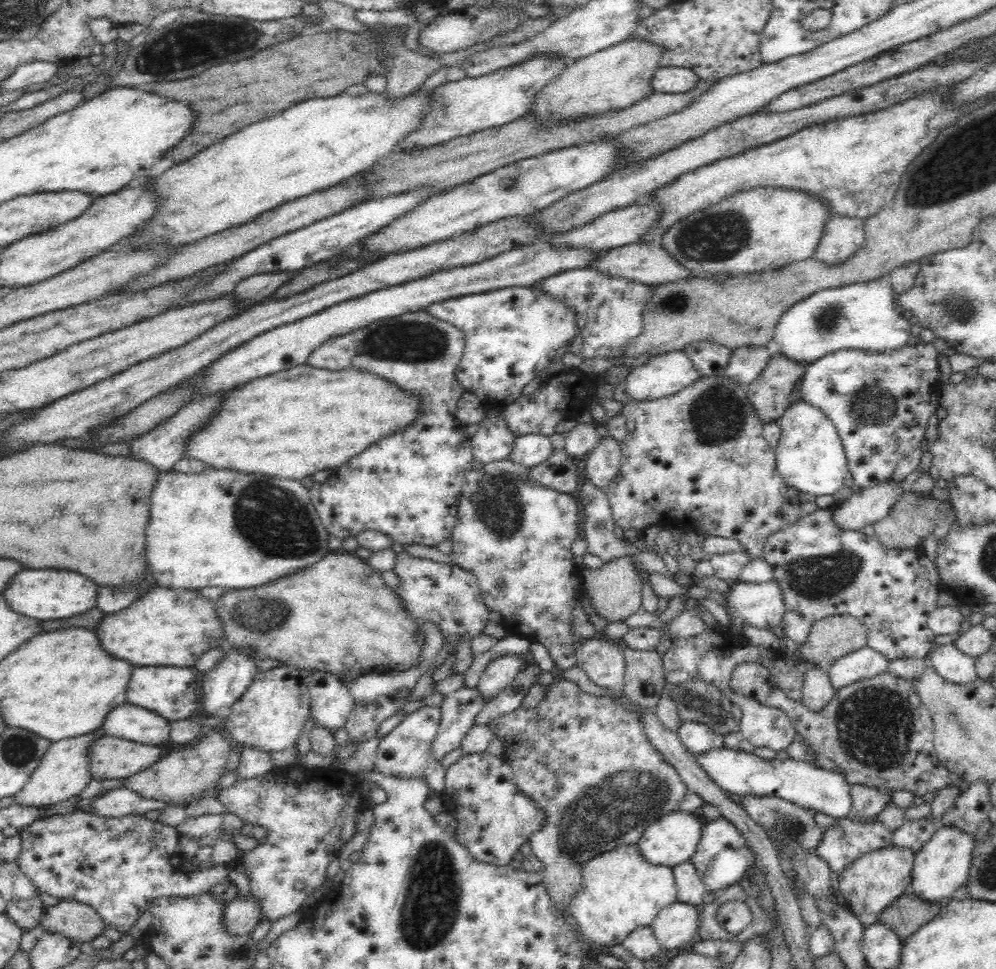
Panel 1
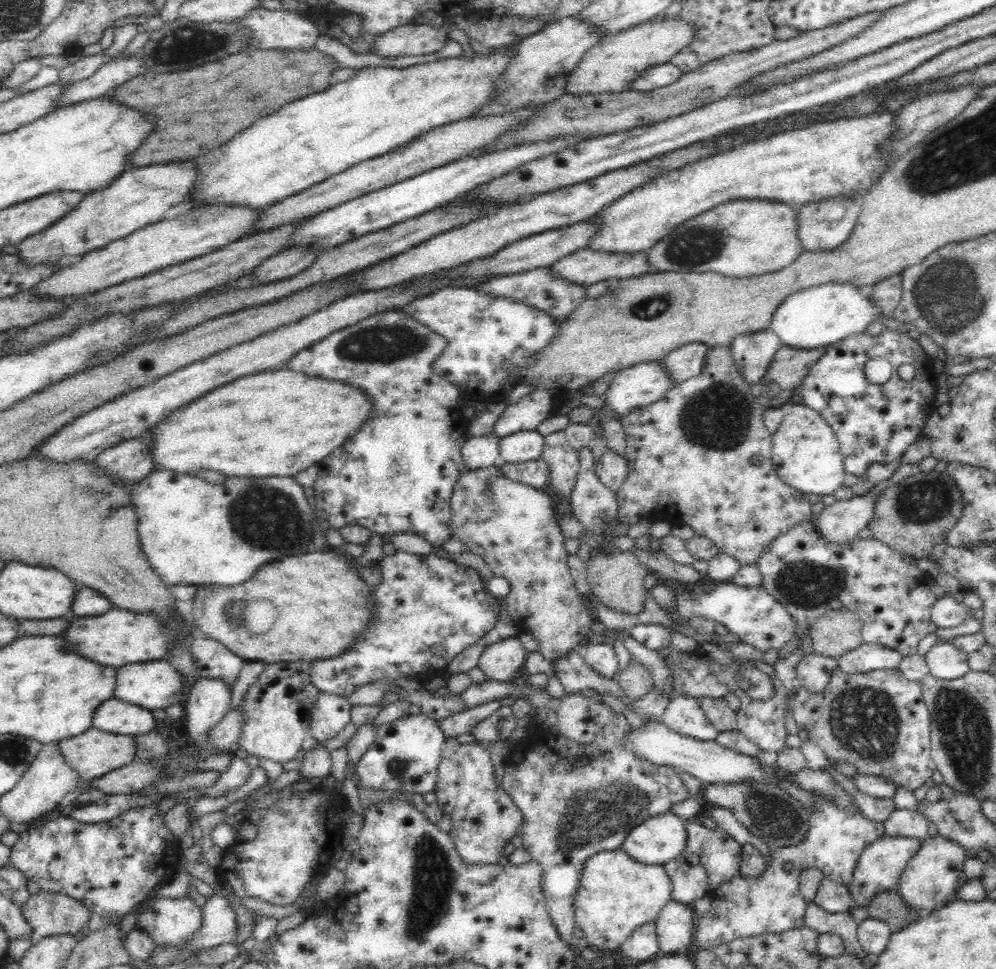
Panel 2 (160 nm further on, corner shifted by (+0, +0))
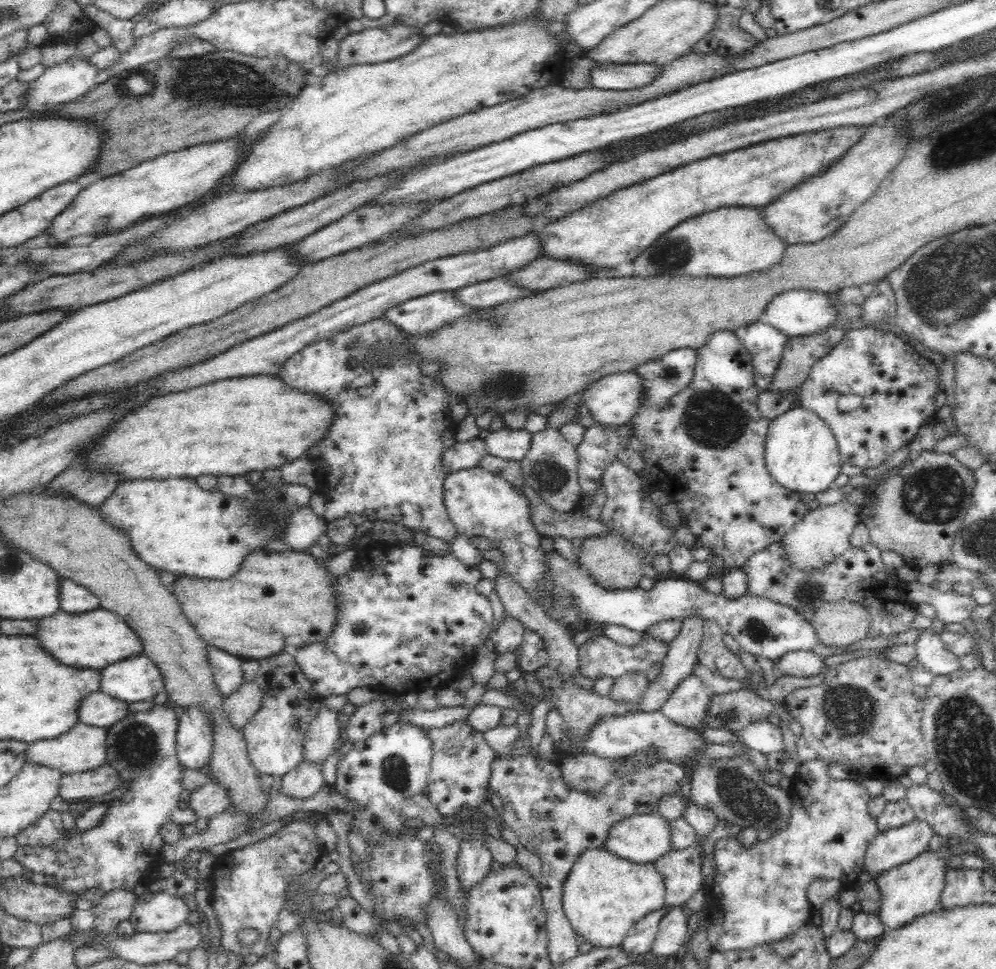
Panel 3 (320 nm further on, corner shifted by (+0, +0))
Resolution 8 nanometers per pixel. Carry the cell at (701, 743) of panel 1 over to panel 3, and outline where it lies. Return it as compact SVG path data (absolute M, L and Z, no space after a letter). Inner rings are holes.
M693 672L684 680L678 680L678 686L670 694L659 710L668 719L698 731L709 725L707 708L711 692Z

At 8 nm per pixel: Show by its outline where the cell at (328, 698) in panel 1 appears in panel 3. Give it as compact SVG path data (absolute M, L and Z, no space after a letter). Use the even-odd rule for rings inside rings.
M323 705L306 732L302 762L320 766L334 751L334 744L341 733L337 724L337 712Z

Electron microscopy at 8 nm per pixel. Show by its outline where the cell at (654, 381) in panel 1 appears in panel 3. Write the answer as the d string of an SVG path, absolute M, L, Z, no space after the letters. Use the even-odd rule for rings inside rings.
M633 371L603 376L580 391L592 420L613 426L626 424L644 400L641 378Z

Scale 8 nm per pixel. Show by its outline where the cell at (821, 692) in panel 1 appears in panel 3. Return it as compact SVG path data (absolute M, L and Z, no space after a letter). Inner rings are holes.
M792 650L776 658L774 666L781 674L808 677L819 672L822 660L822 657L812 651Z

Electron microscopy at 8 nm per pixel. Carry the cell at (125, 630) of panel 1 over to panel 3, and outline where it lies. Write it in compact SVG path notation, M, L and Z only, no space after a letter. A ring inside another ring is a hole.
M100 606L96 610L78 614L68 614L59 608L52 616L36 619L36 623L38 630L31 636L36 637L42 649L64 666L102 669L142 652L142 643L128 623Z

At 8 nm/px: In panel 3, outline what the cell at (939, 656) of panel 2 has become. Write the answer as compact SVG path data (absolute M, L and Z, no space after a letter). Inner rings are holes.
M930 628L919 630L914 646L919 662L934 675L947 675L961 668L959 657L946 649L938 633Z

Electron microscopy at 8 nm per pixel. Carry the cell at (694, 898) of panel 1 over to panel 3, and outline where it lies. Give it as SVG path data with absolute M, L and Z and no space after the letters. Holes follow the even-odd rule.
M699 846L671 849L652 864L664 879L664 900L668 907L685 907L687 900L702 889Z

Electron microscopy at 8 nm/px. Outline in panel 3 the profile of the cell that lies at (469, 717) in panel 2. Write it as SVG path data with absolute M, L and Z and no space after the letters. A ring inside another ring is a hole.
M418 706L412 709L402 709L399 721L401 724L412 724L422 729L443 728L453 724L455 721L467 721L471 714L470 708L463 706L454 706L454 708L445 708L438 706L434 710L424 710Z

